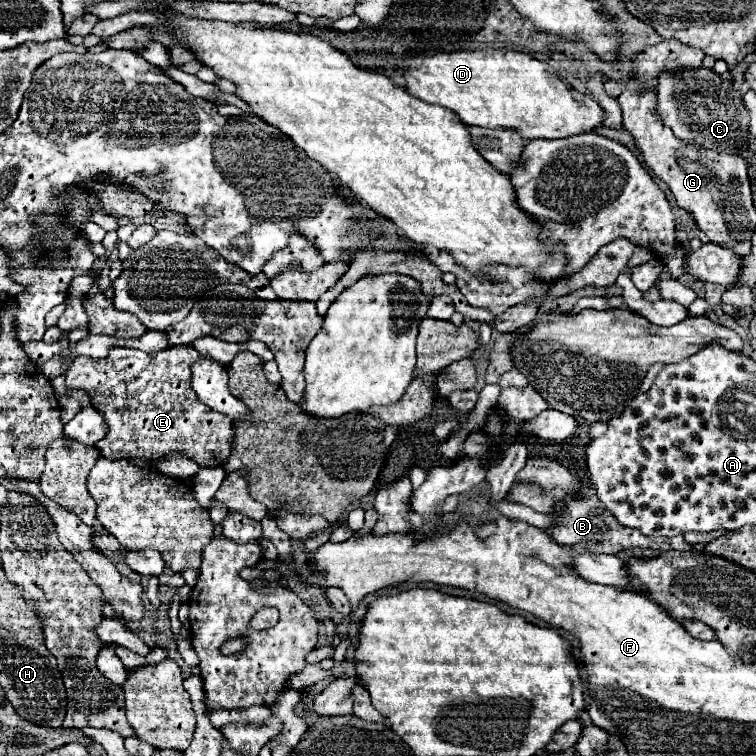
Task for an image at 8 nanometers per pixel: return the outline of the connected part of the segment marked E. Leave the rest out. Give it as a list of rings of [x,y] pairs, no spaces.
[[[112,346],[110,354],[102,360],[96,358],[74,358],[66,372],[66,384],[78,386],[90,394],[92,406],[102,412],[104,422],[108,426],[106,436],[96,444],[102,456],[110,460],[118,458],[142,458],[148,466],[156,466],[158,460],[170,458],[174,454],[188,456],[200,468],[222,466],[232,450],[234,428],[228,416],[208,410],[192,392],[192,364],[200,358],[200,354],[192,346],[172,346],[158,354],[146,354],[136,348]]]

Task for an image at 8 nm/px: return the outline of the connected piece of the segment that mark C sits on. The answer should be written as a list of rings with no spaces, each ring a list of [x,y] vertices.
[[[704,66],[664,70],[658,76],[656,98],[656,112],[662,116],[664,126],[672,128],[674,136],[684,144],[726,154],[742,154],[746,150],[750,116],[742,92],[736,90],[732,80],[726,80]]]

